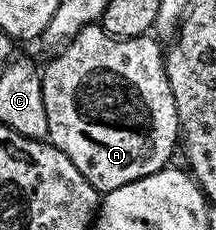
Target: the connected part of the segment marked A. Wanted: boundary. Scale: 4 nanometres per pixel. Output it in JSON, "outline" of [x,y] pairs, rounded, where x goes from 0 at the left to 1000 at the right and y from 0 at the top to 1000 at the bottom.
{"outline":[[[435,100],[384,117],[278,226],[231,248],[245,252],[185,304],[222,609],[366,726],[403,796],[495,843],[625,778],[731,752],[796,704],[782,696],[801,683],[801,643],[829,630],[829,530],[810,413],[792,413],[792,361],[773,352],[755,196],[722,157],[560,174]]]}

